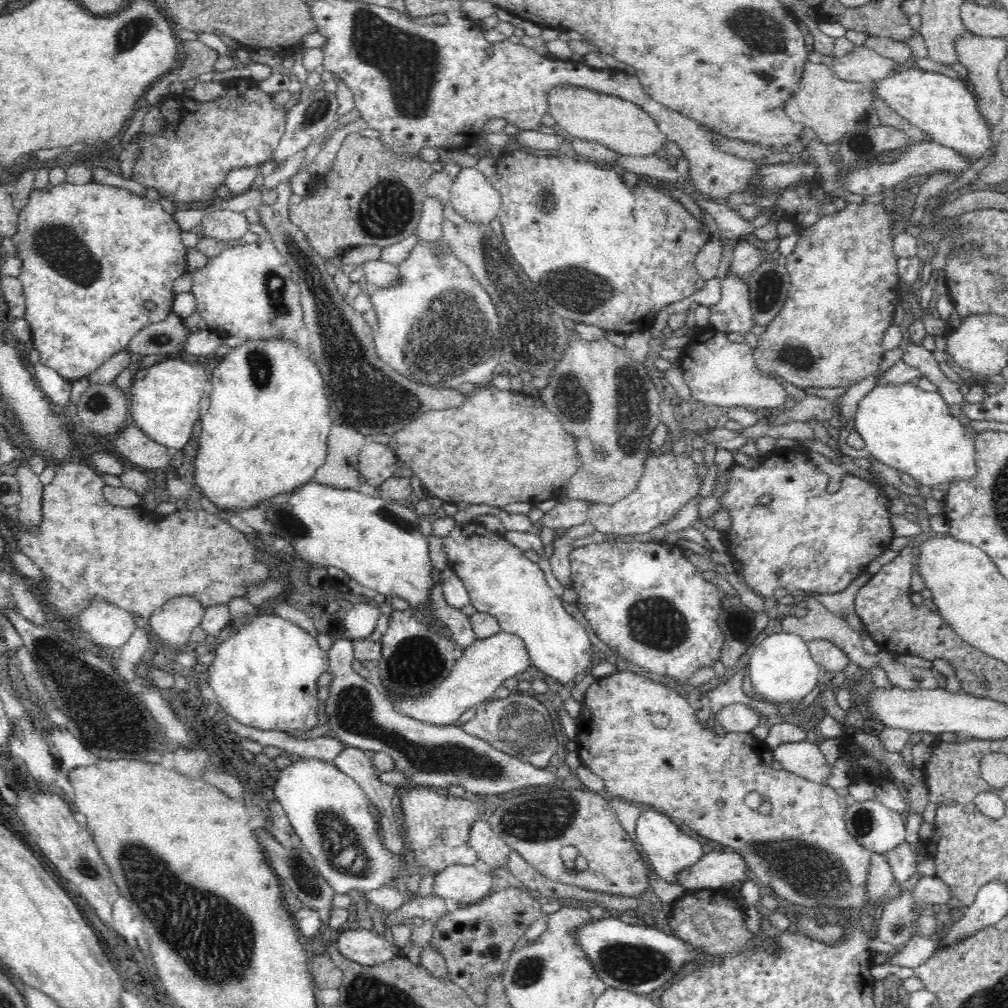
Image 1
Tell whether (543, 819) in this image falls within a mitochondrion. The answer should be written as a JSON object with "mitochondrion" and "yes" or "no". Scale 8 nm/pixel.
{"mitochondrion":"yes"}

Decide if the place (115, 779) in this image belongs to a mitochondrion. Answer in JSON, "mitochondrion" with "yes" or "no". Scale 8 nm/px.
{"mitochondrion":"no"}

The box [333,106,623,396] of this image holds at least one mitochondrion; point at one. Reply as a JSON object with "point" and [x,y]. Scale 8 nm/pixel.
{"point":[450,335]}

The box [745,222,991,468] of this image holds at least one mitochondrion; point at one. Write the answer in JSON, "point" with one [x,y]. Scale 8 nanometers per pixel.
{"point":[768,290]}

